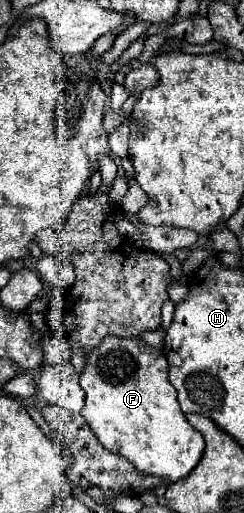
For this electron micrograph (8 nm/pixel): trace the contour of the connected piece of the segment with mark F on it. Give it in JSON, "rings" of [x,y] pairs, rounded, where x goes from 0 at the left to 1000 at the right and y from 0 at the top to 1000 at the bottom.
{"rings":[[[430,659],[357,698],[332,729],[332,756],[348,760],[348,791],[332,811],[357,819],[398,858],[455,881],[512,889],[570,920],[643,928],[676,940],[725,940],[775,928],[775,920],[816,904],[840,873],[832,850],[783,834],[734,795],[725,760],[693,749],[693,713],[676,690],[611,674],[586,659]]]}

